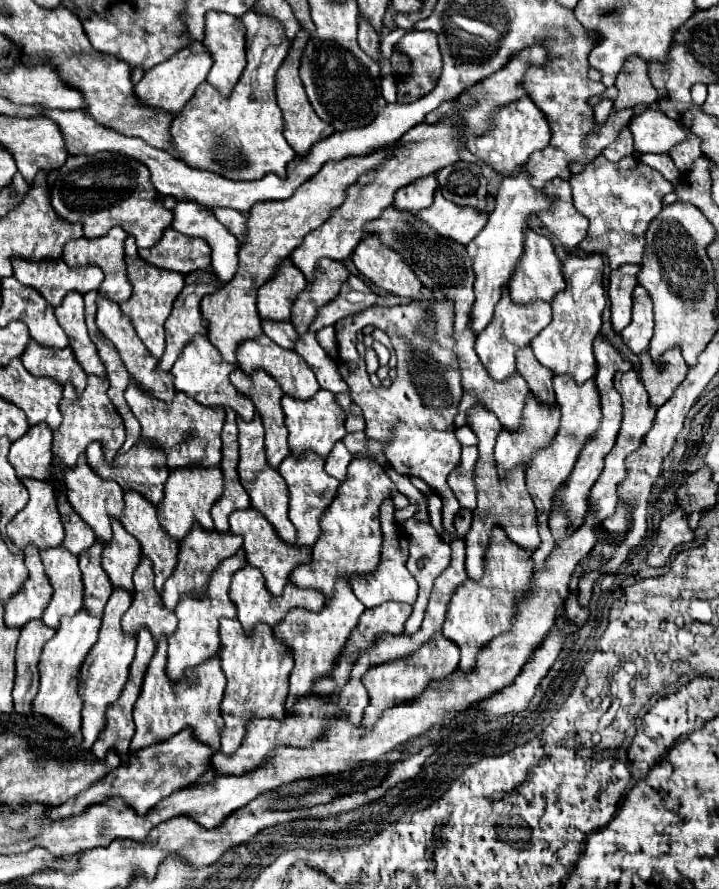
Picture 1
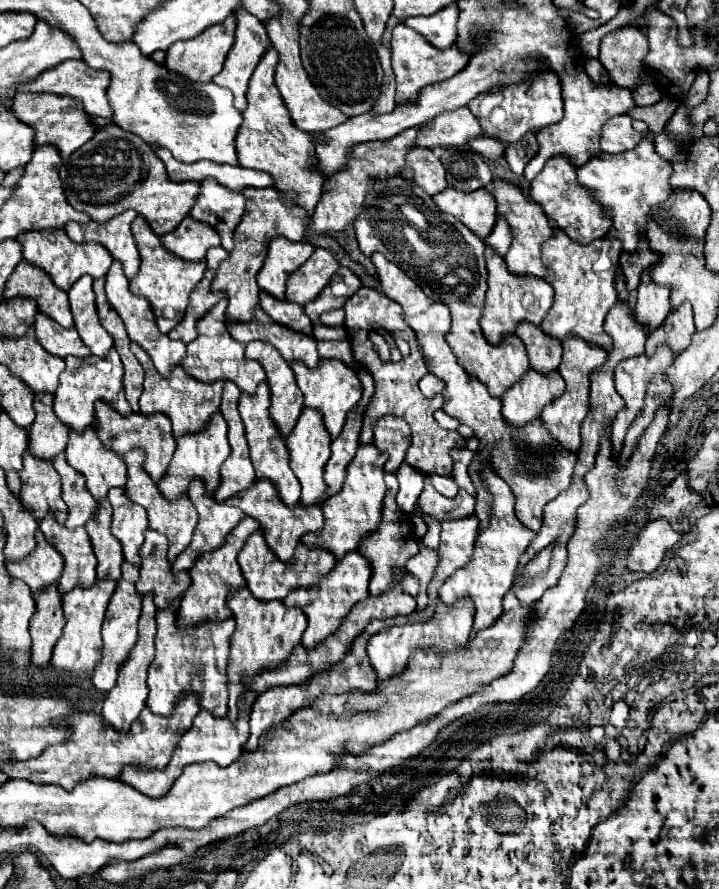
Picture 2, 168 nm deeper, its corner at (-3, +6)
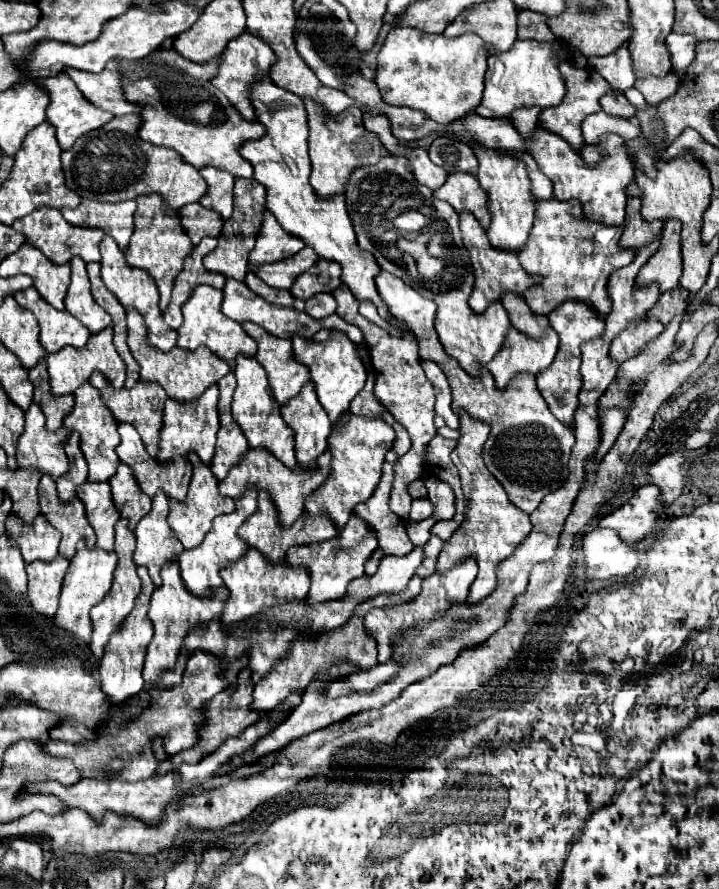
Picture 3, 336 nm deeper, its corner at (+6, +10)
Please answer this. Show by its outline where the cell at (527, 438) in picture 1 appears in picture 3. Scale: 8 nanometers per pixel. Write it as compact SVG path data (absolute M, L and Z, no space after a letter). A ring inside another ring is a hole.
M510 327L504 349L500 349L486 367L494 375L498 389L504 389L518 373L540 373L546 369L556 351L558 335L552 327L548 327L548 333L540 337L540 341L532 341L532 337L524 337L524 333L516 333L516 329Z

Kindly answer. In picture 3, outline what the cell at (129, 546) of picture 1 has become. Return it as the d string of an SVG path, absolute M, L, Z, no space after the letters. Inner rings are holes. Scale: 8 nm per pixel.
M120 463L116 475L110 479L112 485L112 495L114 495L114 503L120 509L122 517L130 519L130 529L134 529L138 525L138 521L150 511L150 497L140 491L134 473L128 465Z

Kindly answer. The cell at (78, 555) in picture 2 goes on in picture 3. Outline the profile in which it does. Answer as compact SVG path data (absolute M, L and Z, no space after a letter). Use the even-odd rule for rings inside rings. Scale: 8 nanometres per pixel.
M48 475L40 479L38 495L40 495L40 513L46 515L50 523L62 533L60 555L70 559L76 553L80 541L84 541L86 547L92 547L96 543L94 529L92 525L88 525L88 517L84 513L84 503L78 497L74 497L68 503L60 501L56 481L52 481L52 477Z

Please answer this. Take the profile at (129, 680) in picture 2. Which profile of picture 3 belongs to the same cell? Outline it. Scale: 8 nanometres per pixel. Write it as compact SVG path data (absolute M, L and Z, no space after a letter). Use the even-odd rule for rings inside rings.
M138 567L138 575L142 579L142 591L140 597L136 597L136 605L132 613L124 619L124 625L116 633L112 633L112 641L108 641L108 649L104 649L104 657L100 659L100 683L102 691L108 695L112 703L120 703L130 699L132 695L140 693L144 687L142 679L142 667L144 667L144 657L146 657L146 647L154 635L152 621L148 619L148 605L150 605L150 595L154 591L152 579L148 577L148 571L144 567Z

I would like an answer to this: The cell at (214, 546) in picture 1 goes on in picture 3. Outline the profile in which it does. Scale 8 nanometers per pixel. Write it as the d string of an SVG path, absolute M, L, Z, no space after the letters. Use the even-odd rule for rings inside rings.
M188 453L188 459L194 465L194 473L192 473L192 481L190 481L190 487L188 487L188 493L186 493L186 501L172 501L172 499L168 501L170 503L168 523L174 529L180 543L184 545L184 549L194 549L202 543L204 535L210 531L214 517L234 511L234 499L232 497L220 497L218 481L216 481L214 473L210 471L208 465L204 465L200 461L200 457L196 457L196 453Z

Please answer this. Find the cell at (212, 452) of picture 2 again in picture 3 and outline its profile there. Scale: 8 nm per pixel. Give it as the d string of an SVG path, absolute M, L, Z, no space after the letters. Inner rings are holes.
M218 385L208 387L202 397L196 401L190 401L188 405L180 405L176 401L170 401L170 397L164 403L164 419L160 429L160 449L158 459L166 463L168 459L176 455L188 455L190 451L198 453L198 457L204 463L210 463L214 457L214 445L216 445L216 433L220 429L218 423Z

